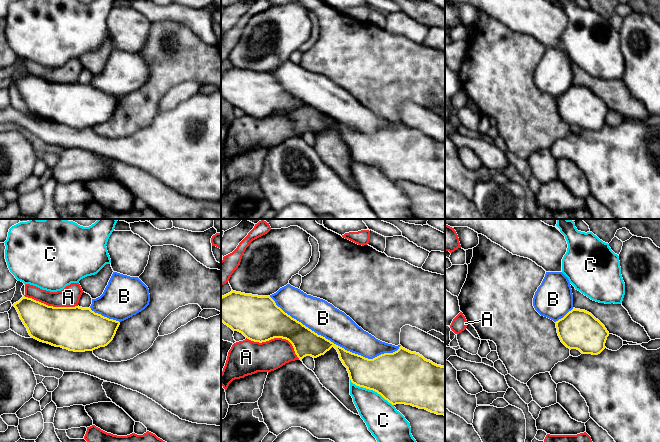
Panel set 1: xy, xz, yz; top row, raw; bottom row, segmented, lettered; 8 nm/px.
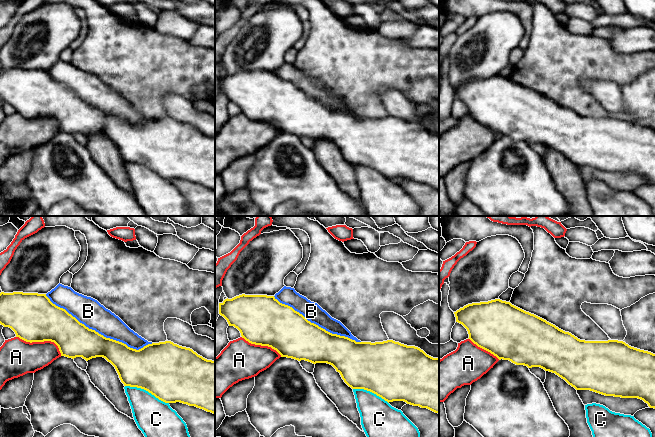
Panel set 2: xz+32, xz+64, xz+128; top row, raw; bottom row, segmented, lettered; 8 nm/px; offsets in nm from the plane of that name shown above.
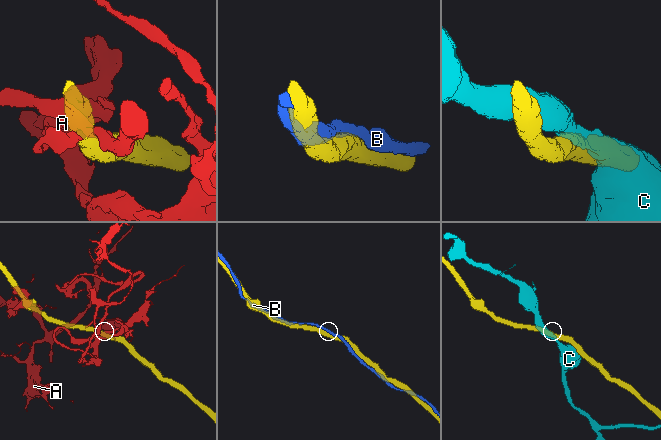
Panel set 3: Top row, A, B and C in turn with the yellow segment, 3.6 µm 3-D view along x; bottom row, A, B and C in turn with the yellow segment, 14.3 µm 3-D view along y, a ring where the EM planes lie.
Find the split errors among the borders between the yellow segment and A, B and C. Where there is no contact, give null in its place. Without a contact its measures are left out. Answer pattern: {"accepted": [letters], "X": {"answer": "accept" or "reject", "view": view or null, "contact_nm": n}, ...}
{"accepted": ["B"], "A": {"answer": "reject", "view": "xz", "contact_nm": 460}, "B": {"answer": "accept", "view": "xz", "contact_nm": 1150}, "C": {"answer": "reject", "view": "xz", "contact_nm": 400}}

